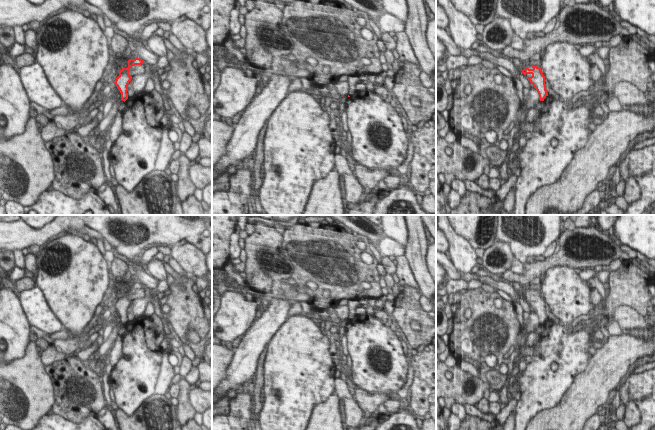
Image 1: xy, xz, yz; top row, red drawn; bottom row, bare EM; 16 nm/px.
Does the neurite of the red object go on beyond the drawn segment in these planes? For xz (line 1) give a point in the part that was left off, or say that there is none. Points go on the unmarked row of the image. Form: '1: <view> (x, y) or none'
1: none

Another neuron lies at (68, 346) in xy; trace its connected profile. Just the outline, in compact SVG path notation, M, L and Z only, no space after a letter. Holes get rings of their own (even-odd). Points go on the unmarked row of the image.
M76 336L69 337L66 340L54 340L53 345L60 353L65 353L69 356L83 344L83 340L78 341Z

